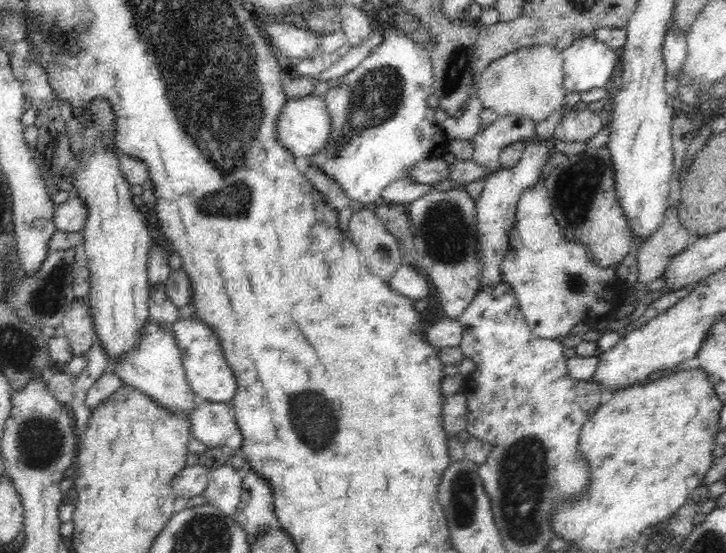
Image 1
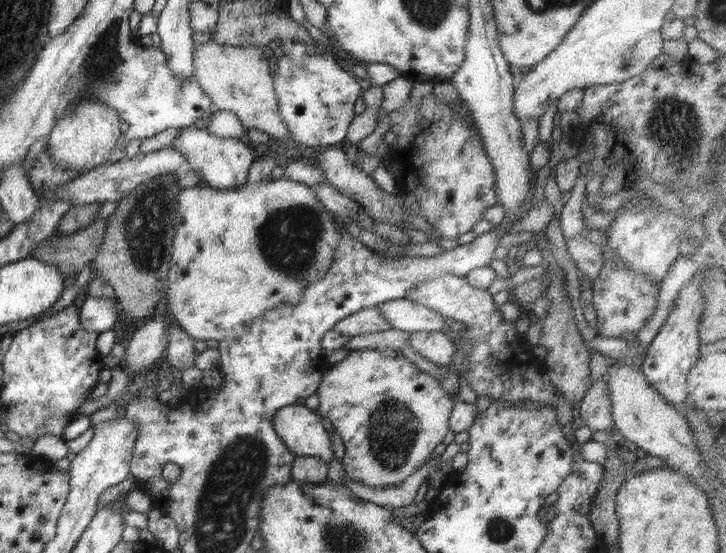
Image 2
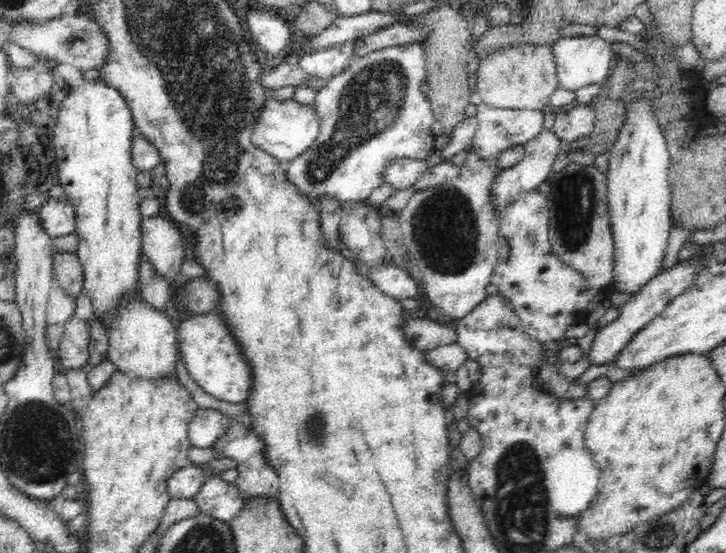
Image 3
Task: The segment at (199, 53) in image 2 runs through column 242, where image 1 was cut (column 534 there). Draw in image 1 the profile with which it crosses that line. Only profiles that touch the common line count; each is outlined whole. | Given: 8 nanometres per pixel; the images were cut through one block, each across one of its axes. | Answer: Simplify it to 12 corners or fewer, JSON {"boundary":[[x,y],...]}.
{"boundary":[[519,48],[477,75],[480,102],[538,125],[567,103],[562,51]]}

